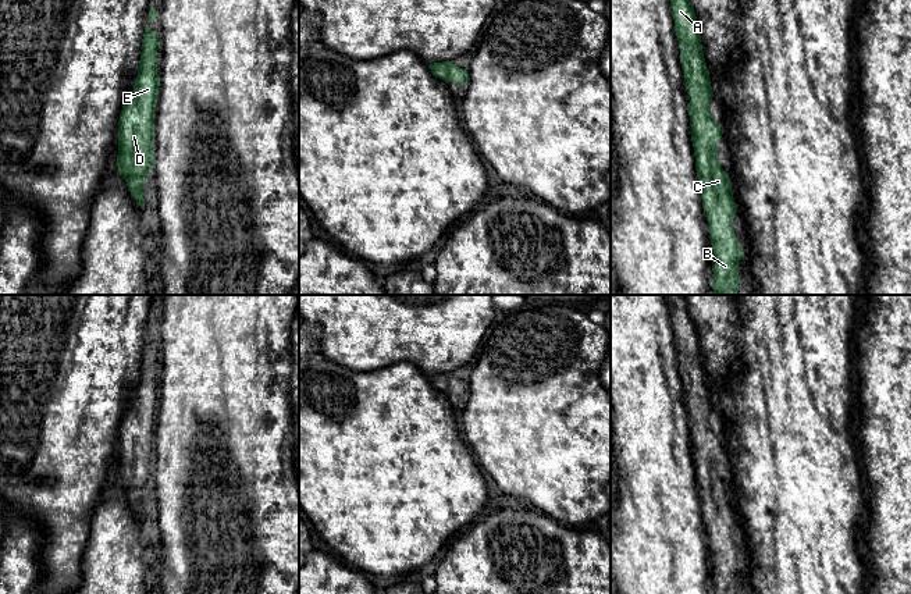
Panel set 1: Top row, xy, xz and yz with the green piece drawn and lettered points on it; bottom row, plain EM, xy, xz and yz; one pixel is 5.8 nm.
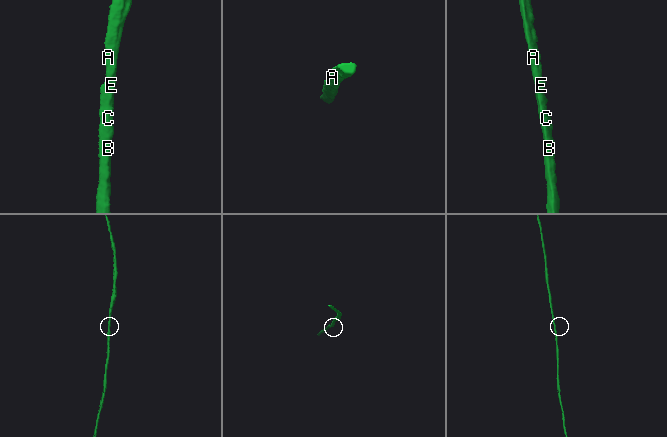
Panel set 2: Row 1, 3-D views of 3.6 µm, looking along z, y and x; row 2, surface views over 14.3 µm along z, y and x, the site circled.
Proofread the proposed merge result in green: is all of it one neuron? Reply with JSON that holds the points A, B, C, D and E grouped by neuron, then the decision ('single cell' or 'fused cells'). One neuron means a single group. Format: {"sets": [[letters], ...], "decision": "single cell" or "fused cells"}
{"sets": [["A", "B", "C", "D", "E"]], "decision": "single cell"}

